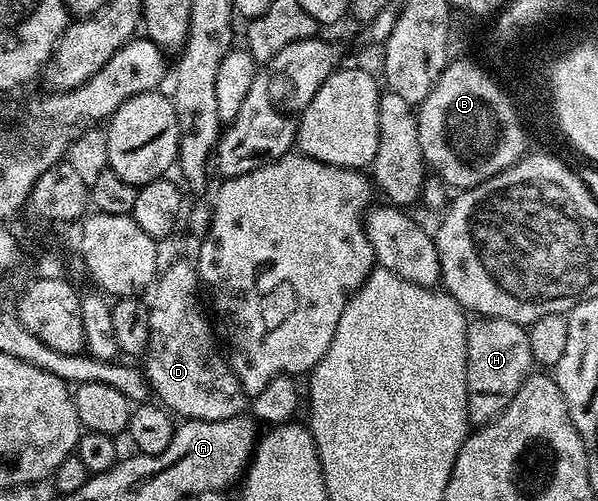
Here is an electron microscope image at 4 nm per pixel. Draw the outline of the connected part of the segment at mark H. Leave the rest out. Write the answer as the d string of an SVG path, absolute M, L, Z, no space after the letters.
M476 316L467 323L467 419L472 426L482 427L507 410L507 404L532 372L527 330L522 325L500 317Z

